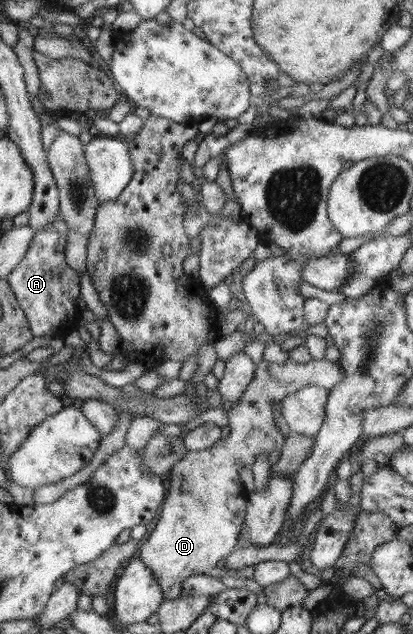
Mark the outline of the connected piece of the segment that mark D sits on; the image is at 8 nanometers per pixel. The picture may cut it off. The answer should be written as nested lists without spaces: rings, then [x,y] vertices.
[[[263,359],[257,364],[252,381],[248,387],[245,387],[244,393],[241,395],[242,399],[238,401],[236,407],[225,411],[233,438],[220,440],[214,444],[214,447],[199,452],[188,451],[186,456],[172,467],[170,472],[172,487],[168,489],[168,495],[165,495],[161,505],[162,511],[156,517],[158,521],[156,521],[148,541],[144,545],[140,545],[137,551],[137,557],[156,576],[164,600],[182,597],[181,583],[191,575],[219,578],[224,573],[222,568],[218,568],[218,561],[228,558],[237,548],[245,520],[244,514],[247,510],[246,500],[250,495],[240,483],[238,472],[240,472],[240,468],[252,467],[258,453],[278,451],[283,448],[285,443],[285,438],[274,422],[274,406],[281,404],[289,395],[310,384],[323,387],[329,393],[334,385],[340,383],[341,379],[344,379],[343,369],[337,365],[337,362],[330,360],[312,359],[303,364],[288,360],[283,364],[277,364]]]

